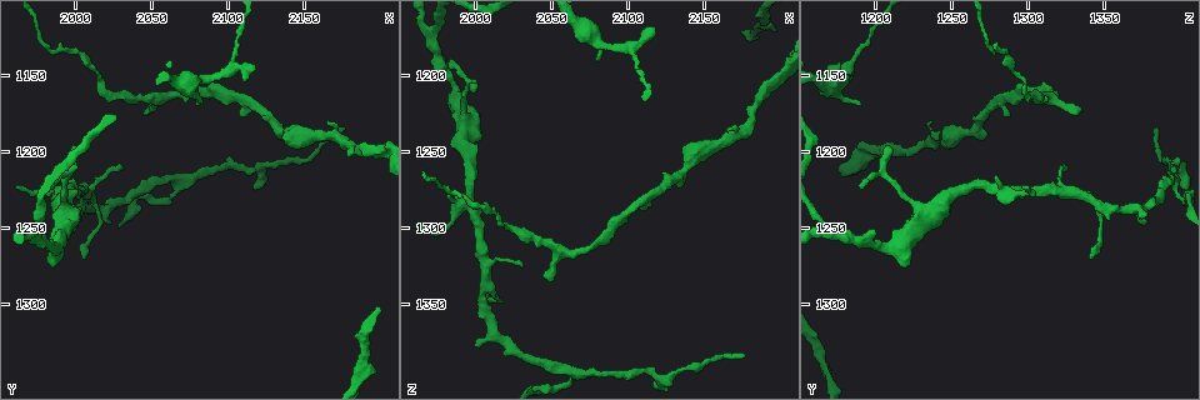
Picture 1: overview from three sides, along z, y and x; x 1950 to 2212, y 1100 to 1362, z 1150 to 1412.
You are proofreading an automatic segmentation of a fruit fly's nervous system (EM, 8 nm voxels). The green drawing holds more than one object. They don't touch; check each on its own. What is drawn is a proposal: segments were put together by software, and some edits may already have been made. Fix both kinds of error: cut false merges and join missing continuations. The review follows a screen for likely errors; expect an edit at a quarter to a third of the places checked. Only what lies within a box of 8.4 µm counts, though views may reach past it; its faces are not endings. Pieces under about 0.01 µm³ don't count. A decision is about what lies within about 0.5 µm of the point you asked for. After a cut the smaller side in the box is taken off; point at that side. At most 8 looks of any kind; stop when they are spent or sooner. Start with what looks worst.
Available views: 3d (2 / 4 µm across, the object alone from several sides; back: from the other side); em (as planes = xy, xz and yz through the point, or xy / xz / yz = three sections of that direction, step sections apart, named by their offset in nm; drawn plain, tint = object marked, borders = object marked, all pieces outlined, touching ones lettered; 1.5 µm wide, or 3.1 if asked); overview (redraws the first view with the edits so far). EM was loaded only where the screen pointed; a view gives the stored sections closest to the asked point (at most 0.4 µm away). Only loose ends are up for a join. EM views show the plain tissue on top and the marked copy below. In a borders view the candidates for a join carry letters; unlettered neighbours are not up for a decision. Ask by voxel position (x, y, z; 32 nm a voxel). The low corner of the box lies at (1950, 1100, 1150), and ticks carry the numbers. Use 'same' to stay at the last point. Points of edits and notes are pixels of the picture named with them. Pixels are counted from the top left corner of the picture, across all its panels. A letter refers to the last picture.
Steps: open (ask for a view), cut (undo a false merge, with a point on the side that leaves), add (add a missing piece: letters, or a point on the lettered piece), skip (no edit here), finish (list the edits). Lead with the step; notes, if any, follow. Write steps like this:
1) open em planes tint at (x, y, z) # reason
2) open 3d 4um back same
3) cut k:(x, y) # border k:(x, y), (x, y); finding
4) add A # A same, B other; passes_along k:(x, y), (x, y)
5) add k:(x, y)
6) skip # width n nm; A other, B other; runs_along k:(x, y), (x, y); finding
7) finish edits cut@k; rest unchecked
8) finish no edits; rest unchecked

open em planes borders at (2110, 1154, 1170) # an open end

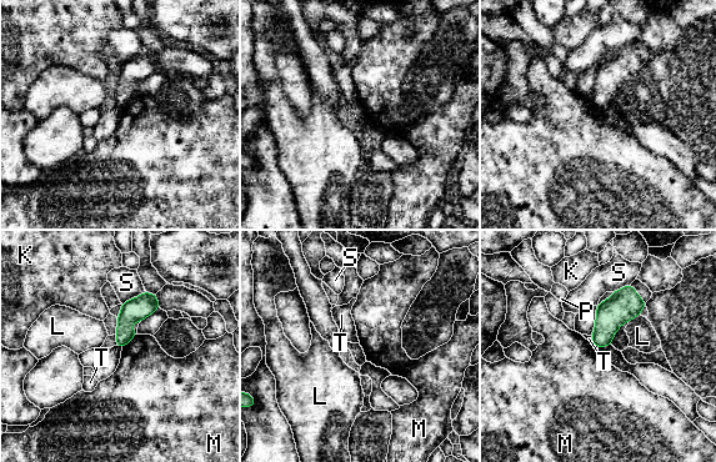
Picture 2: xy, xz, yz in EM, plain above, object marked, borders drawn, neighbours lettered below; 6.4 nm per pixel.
skip # K other, L other, M other, P other, S other, T other; border 2:(136, 335), (121, 347); none of them fits

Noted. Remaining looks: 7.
open 3d 2um back at (2046, 1174, 1332) # an open end

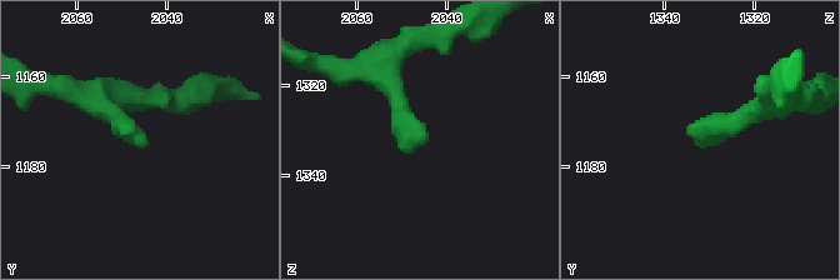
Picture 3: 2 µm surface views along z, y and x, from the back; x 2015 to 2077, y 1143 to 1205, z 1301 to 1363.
open em xz step 4 borders at (2043, 1174, 1332)

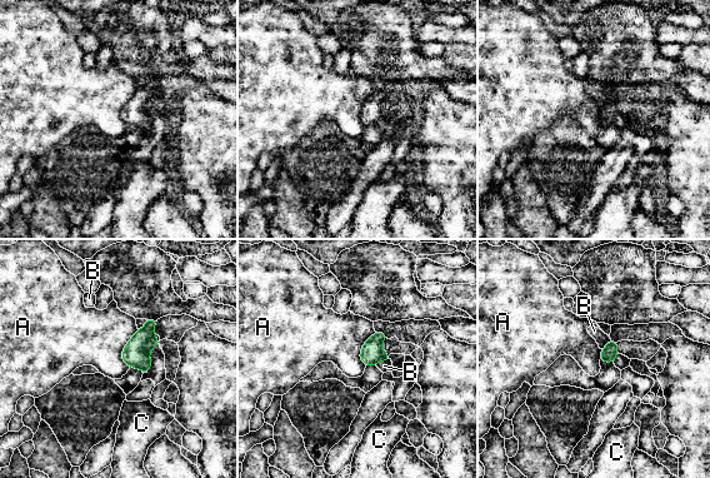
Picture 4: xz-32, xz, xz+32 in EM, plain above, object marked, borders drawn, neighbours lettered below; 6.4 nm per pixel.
skip # longest_contact A 260 nm; A other, B other, C other; border 4:(138, 329), (121, 354), (129, 367); no lettered piece goes on from it

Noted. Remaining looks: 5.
open em yz step 8 tint at (1968, 1252, 1174)

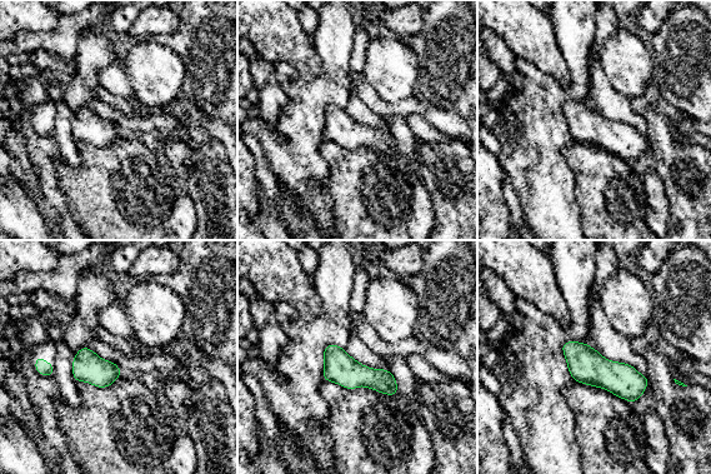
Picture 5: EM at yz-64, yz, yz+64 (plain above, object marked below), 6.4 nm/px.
open em planes borders same # cut it another way

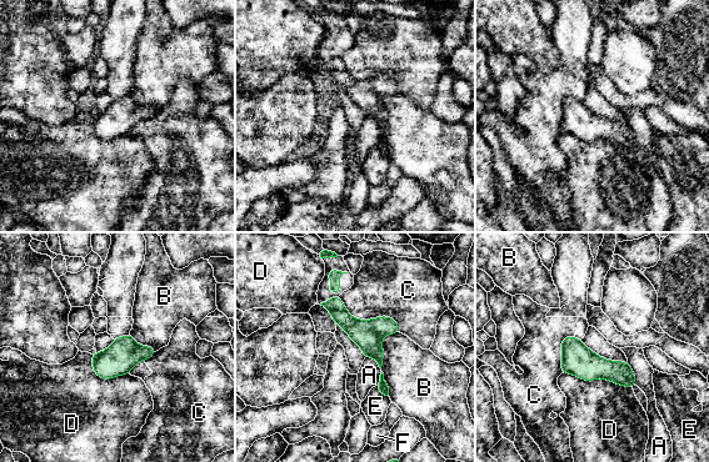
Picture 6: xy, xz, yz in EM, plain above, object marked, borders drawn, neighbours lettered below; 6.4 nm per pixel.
skip # width 190 nm; A other, B other, C other, D other, E other, F other; border 6:(627, 362), (633, 371), (635, 385); all the same neuron

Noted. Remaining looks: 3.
finish no edits; rest unchecked

